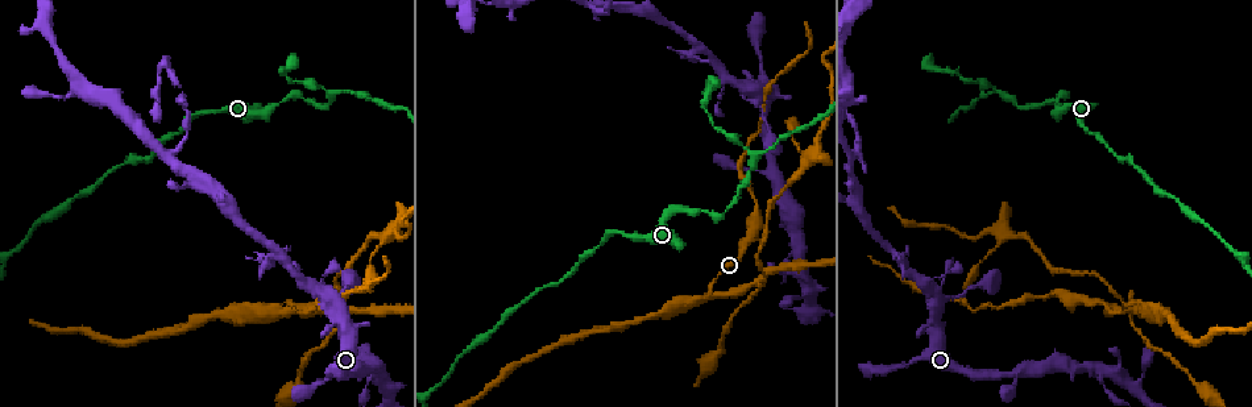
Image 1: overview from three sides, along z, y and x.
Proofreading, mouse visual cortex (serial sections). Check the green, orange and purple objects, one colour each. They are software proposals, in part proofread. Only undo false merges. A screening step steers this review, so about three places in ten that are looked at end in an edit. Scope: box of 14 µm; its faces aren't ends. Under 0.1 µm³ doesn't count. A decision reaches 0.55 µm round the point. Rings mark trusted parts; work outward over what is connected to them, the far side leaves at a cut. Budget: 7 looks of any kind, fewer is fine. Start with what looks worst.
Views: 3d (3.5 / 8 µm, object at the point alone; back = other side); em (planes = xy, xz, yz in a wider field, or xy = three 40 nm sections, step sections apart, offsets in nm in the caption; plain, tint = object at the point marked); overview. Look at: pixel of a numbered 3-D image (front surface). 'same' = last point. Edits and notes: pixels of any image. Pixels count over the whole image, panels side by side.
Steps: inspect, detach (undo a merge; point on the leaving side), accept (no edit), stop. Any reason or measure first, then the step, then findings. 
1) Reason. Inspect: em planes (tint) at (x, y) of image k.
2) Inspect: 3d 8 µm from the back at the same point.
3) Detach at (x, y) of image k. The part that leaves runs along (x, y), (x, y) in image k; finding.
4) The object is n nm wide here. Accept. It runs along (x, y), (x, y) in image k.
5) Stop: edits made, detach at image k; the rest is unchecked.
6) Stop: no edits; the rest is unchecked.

Inspect: 3d 3.5 µm at (645, 11) of image 1.

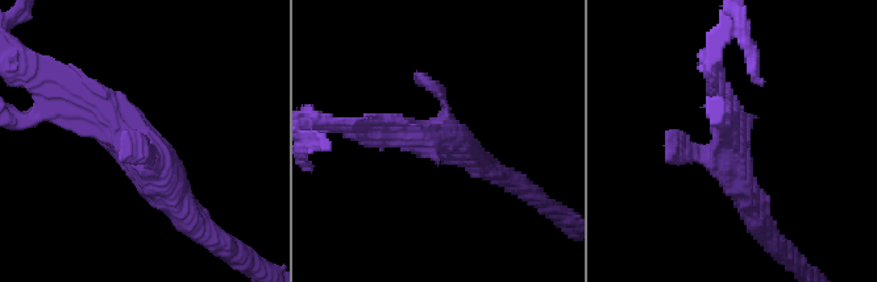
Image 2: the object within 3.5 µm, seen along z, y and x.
Shape alone is not enough. Inspect: em planes (tint) at (148, 161) of image 2.

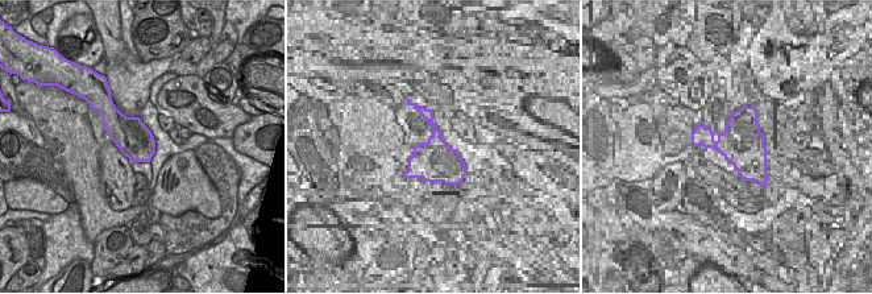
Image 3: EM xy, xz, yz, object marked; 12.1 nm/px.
Accept. All the same cell.

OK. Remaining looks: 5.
Abrupt turn. Inspect: 3d 3.5 µm at (715, 216) of image 1.

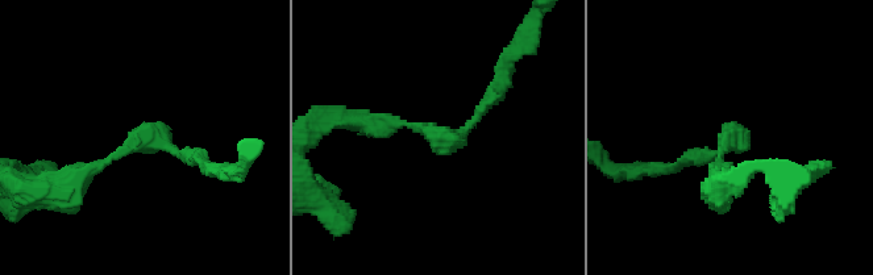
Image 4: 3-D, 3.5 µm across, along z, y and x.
The arms are 150, 200 nm wide; shape alone is not enough. Inspect: em xy step 2 (tint) at (448, 143) of image 4.

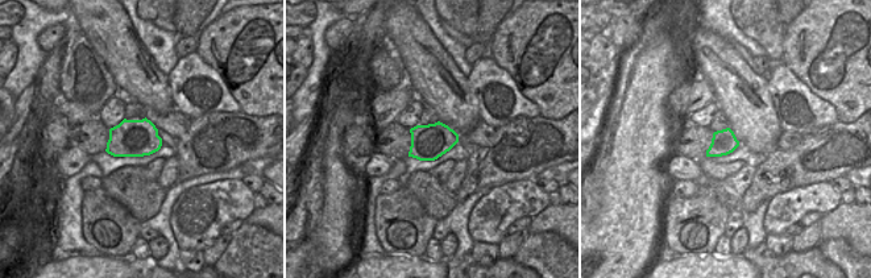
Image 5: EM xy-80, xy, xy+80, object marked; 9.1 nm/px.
Accept. It runs along (374, 124), (410, 124), (450, 141), (503, 80) in image 4; one cell here.

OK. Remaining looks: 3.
Sharp bend. Inspect: 3d 3.5 µm at (596, 7) of image 1.

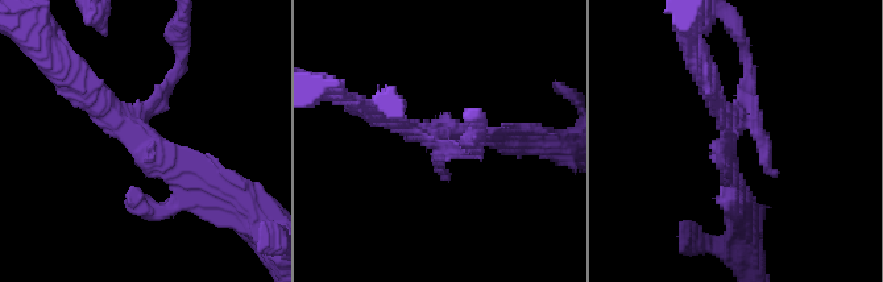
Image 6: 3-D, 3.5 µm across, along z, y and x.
Inspect: em xy step 3 (tint) at (139, 121) of image 6.

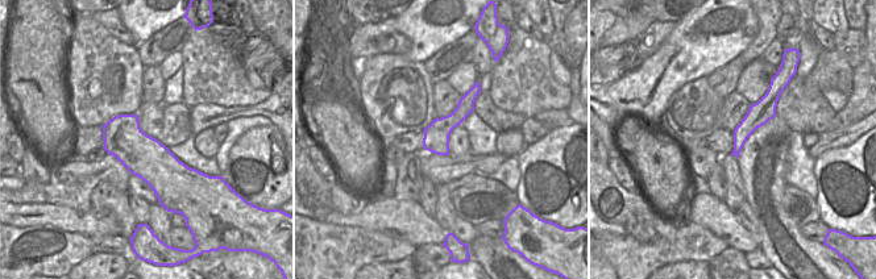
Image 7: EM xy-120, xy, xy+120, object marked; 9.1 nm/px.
Accept. It runs along (474, 92), (428, 146) in image 7; one cell here.

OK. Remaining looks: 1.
Stop: no edits; the rest is unchecked.

